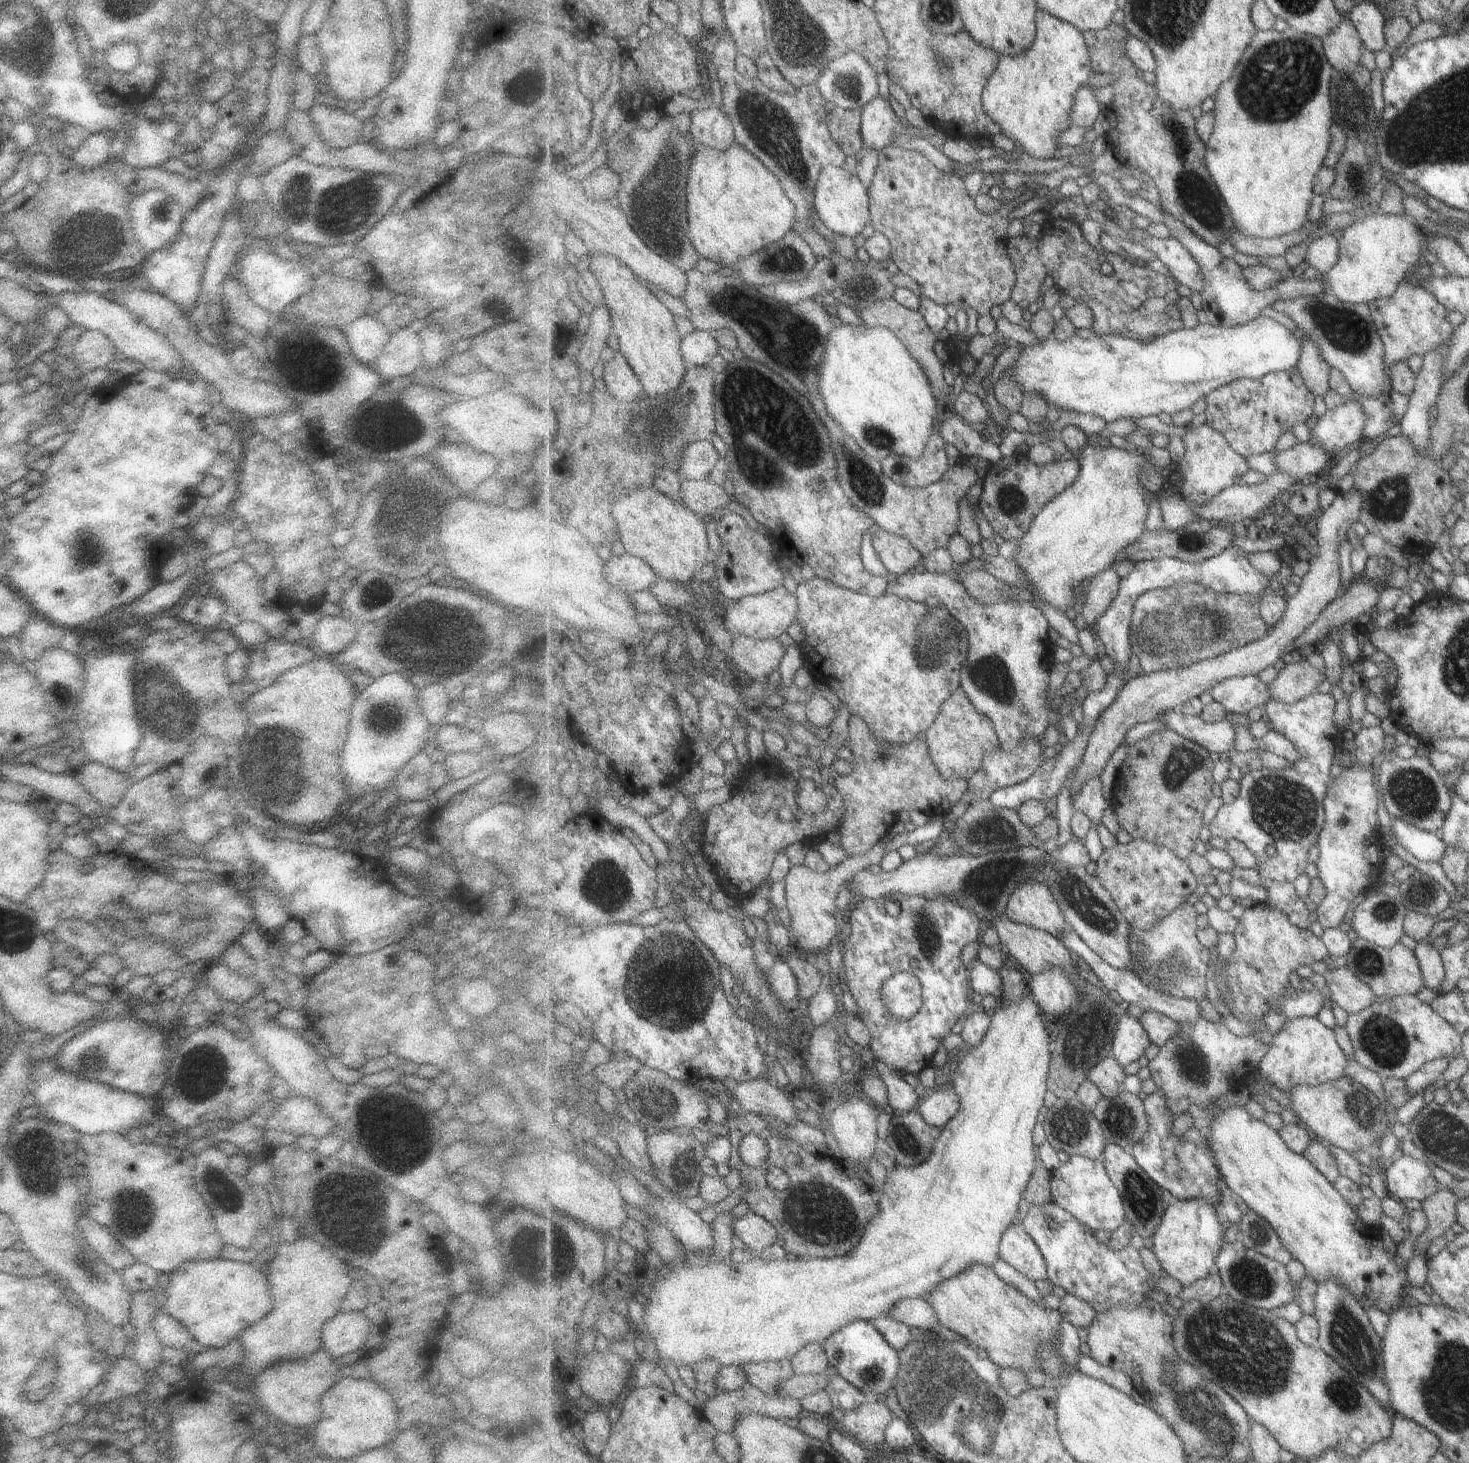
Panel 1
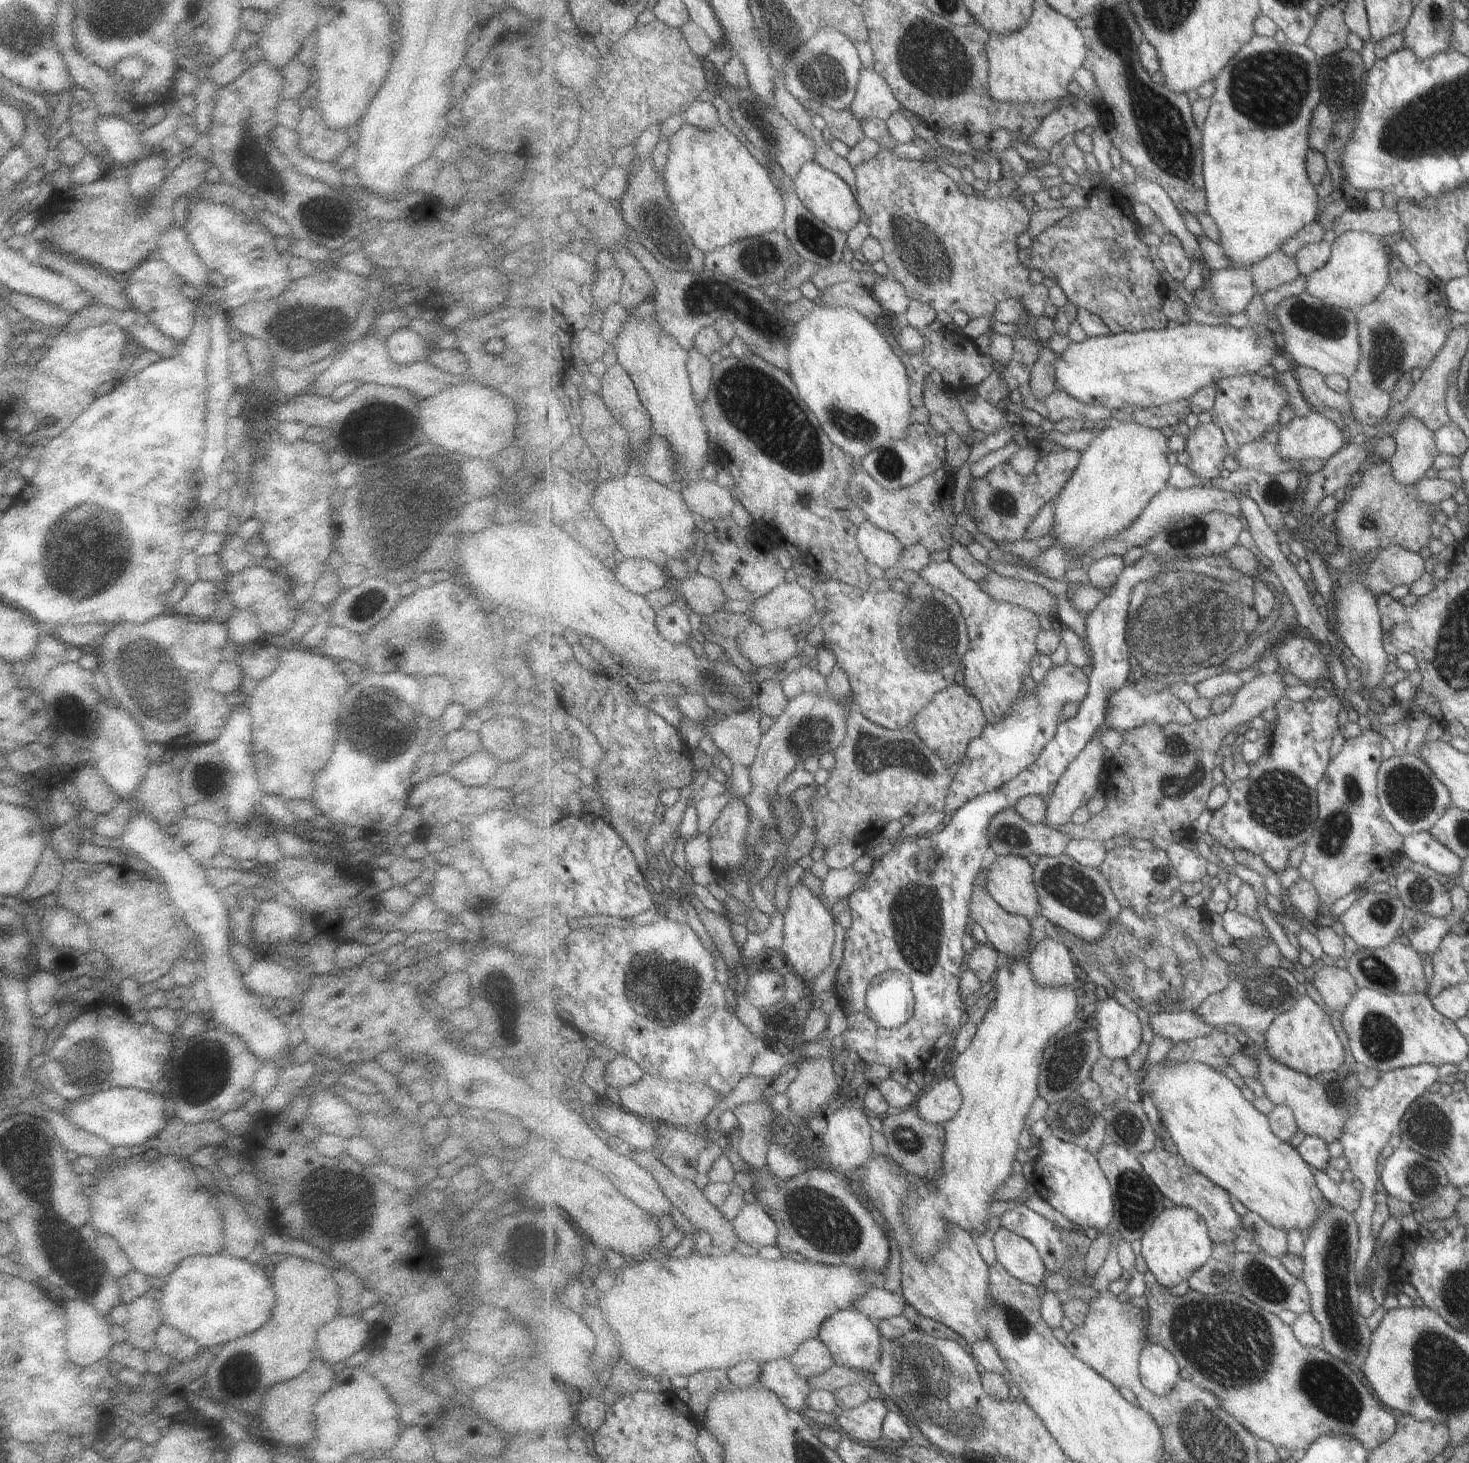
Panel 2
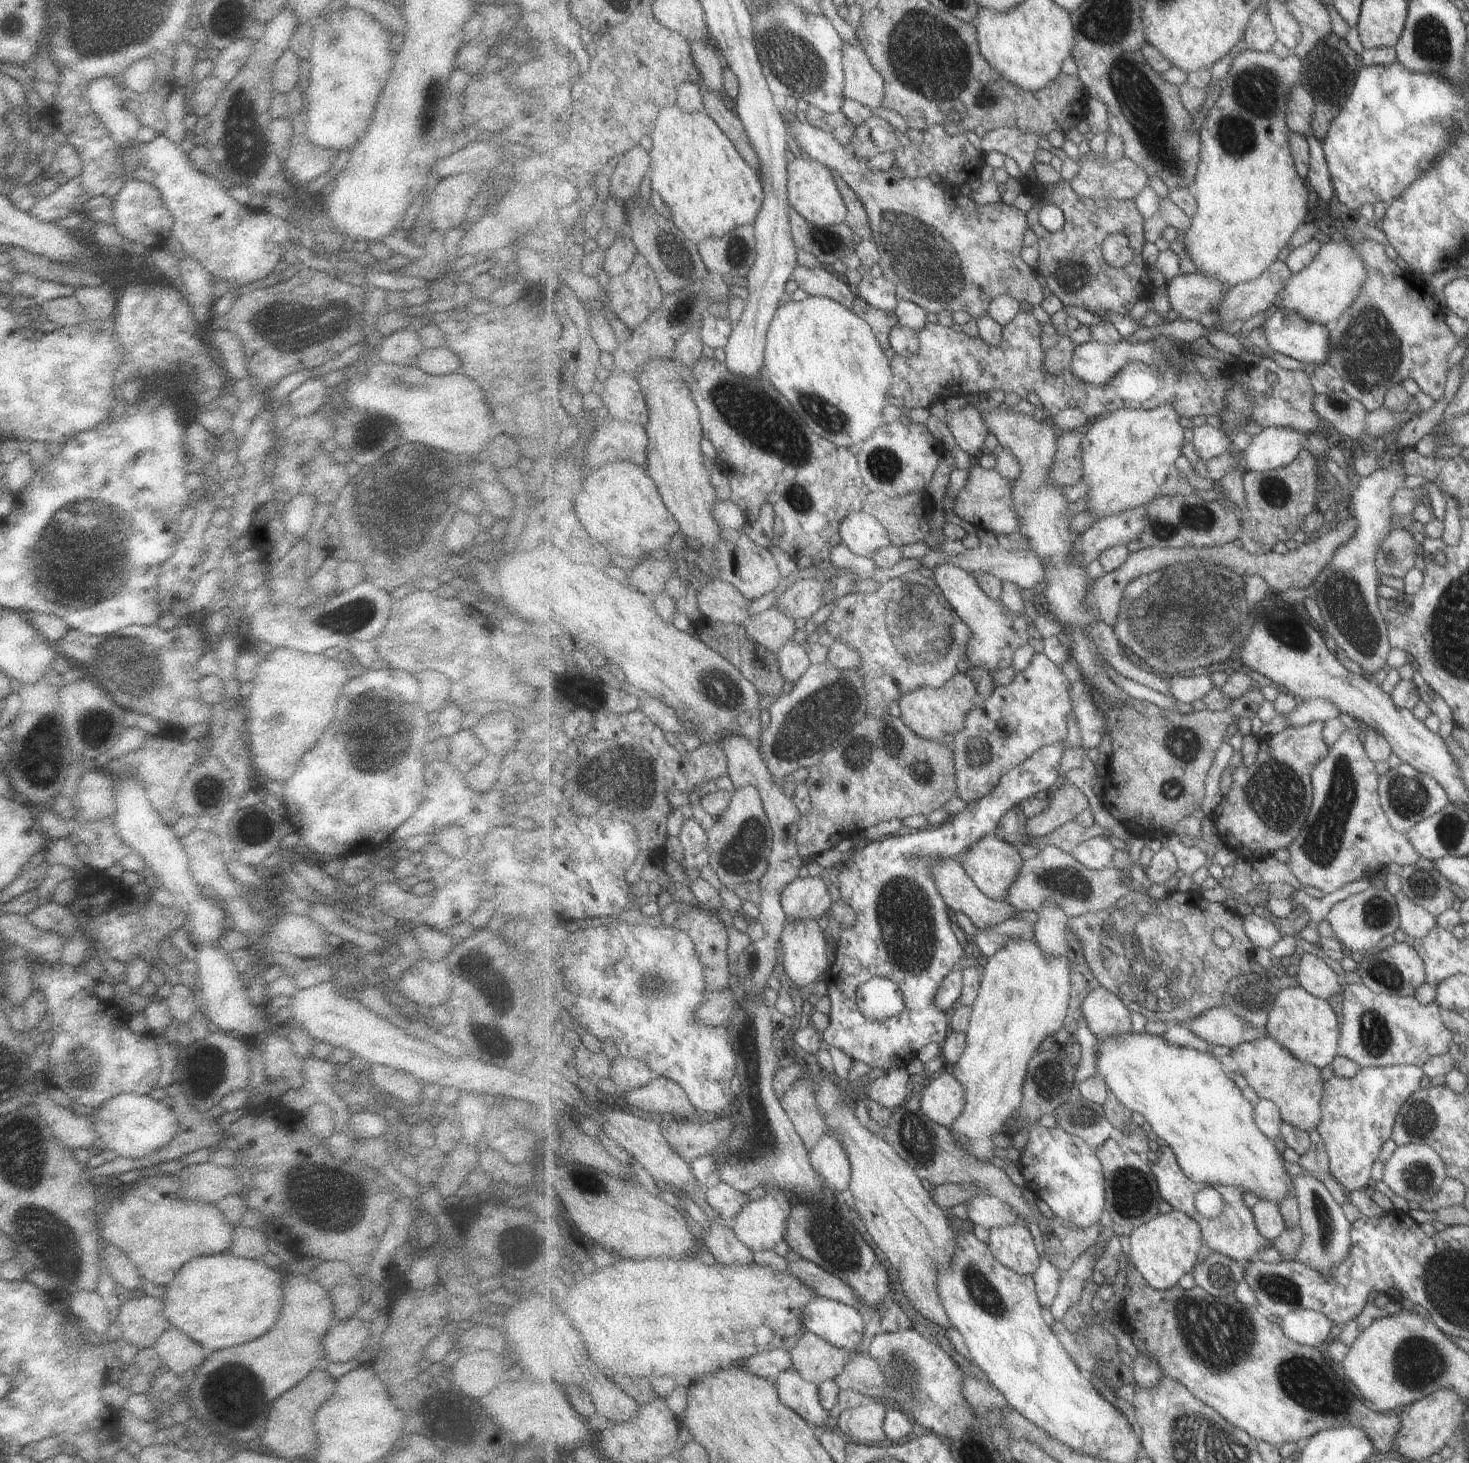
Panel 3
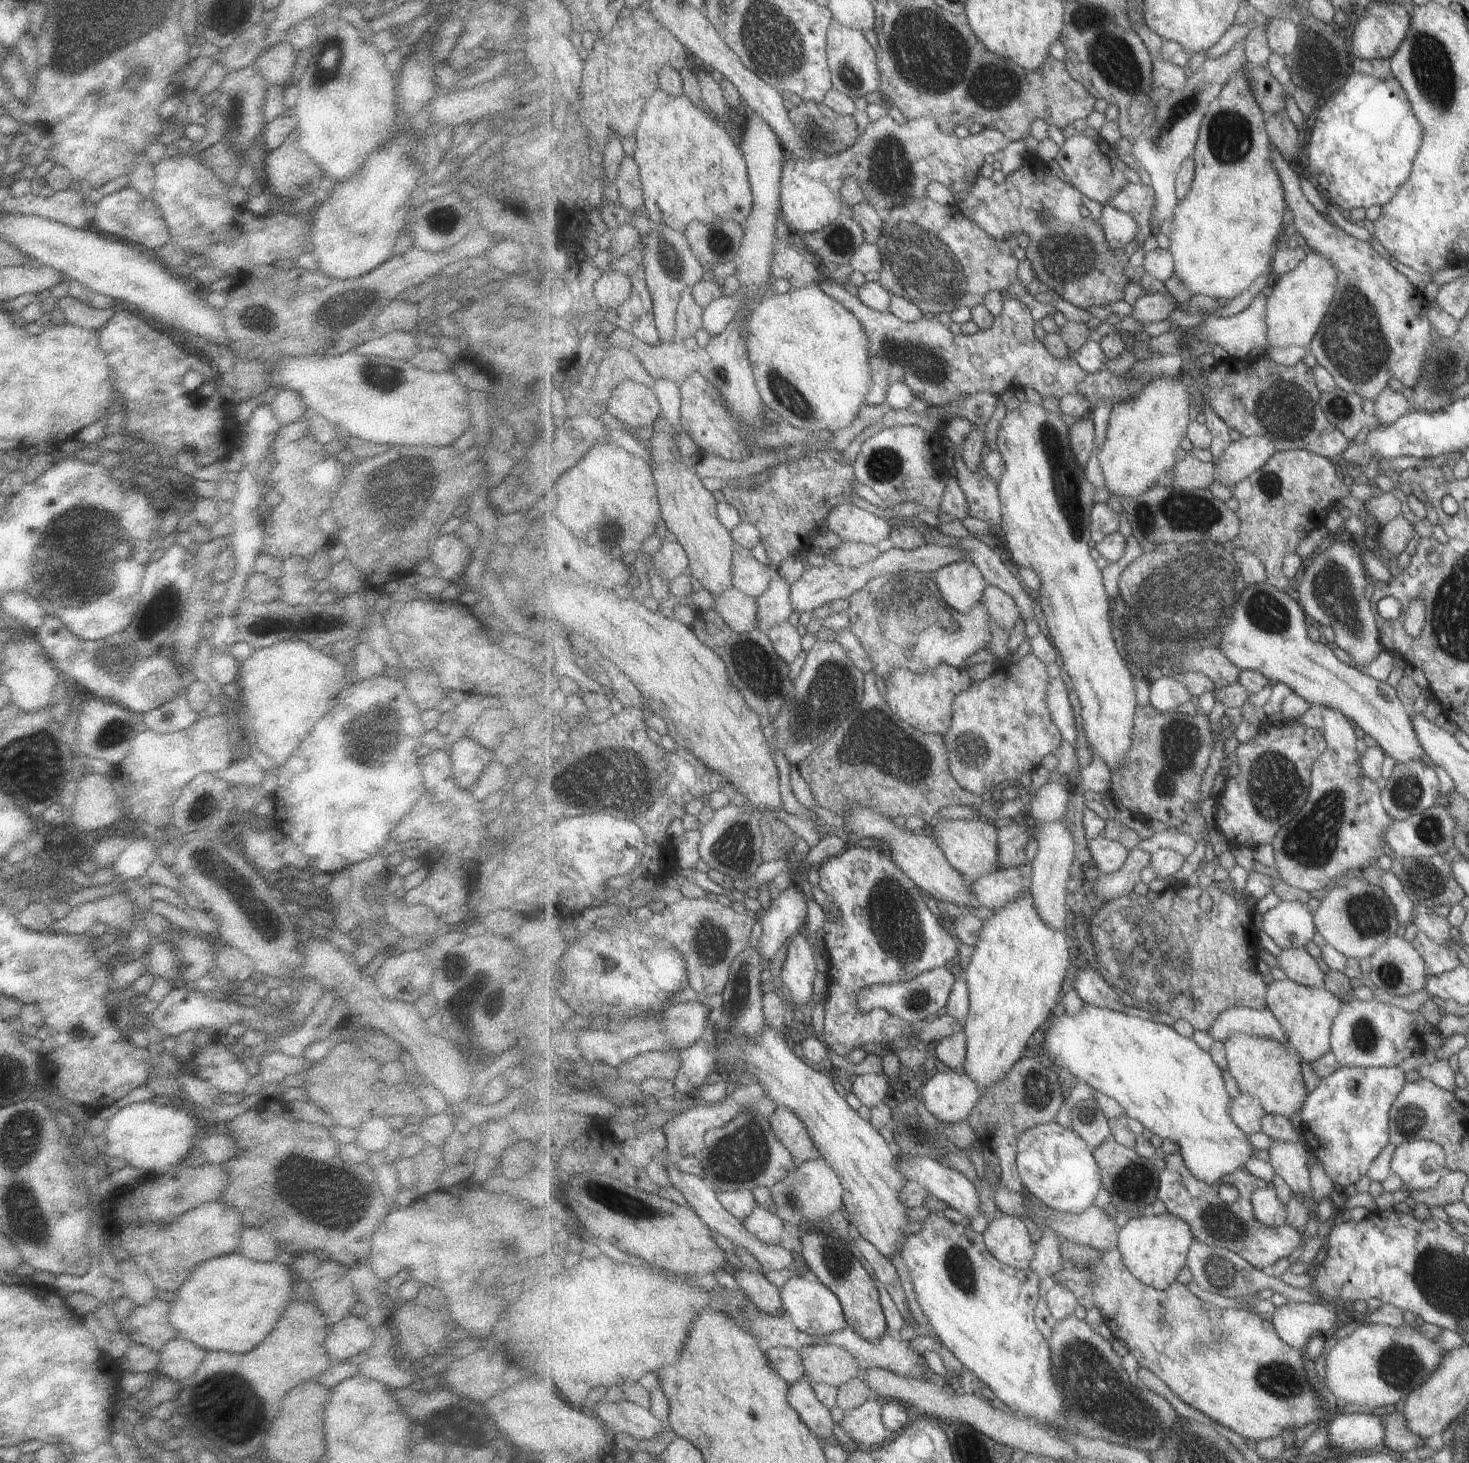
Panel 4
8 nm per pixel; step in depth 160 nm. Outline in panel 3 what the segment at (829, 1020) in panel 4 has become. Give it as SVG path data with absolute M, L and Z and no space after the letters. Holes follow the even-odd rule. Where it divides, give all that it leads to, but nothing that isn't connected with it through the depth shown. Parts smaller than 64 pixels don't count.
M1069 742L1040 748L1025 762L1010 770L999 784L982 799L968 803L962 811L951 816L942 825L911 830L910 833L896 833L885 836L882 841L876 840L855 852L853 858L842 864L837 876L842 899L856 912L855 922L850 927L840 930L840 937L835 947L835 961L825 974L825 984L831 1000L829 1014L830 1025L822 1031L826 1047L831 1046L845 1051L855 1060L861 1060L872 1067L887 1070L904 1068L917 1058L917 1052L936 1042L942 1044L949 1036L949 1014L936 1007L936 996L942 983L948 978L955 966L963 965L961 958L967 956L961 942L953 930L953 910L941 896L932 877L932 865L940 859L961 860L968 849L975 847L989 834L996 831L999 820L1025 799L1035 795L1048 795L1057 786L1063 776L1062 761L1069 749ZM875 977L889 977L899 983L906 998L906 1013L899 1018L881 1021L870 1021L858 1008L856 992L862 984Z

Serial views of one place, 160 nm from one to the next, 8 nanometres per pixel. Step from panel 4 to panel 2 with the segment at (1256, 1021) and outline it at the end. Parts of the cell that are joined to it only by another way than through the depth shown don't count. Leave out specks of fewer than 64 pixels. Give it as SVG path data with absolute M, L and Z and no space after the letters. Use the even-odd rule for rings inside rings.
M1179 1011L1176 1013L1155 1013L1149 1016L1149 1026L1152 1029L1154 1036L1160 1036L1175 1043L1188 1041L1194 1038L1199 1038L1200 1036L1205 1036L1215 1029L1213 1025L1207 1024L1203 1019L1200 1019L1196 1015L1196 1012L1191 1011Z

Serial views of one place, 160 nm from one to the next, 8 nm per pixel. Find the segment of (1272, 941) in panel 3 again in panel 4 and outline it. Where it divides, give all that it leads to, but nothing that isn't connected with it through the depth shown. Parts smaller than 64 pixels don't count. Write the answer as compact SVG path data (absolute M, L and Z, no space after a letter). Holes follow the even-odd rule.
M1281 899L1262 916L1262 931L1281 949L1303 948L1315 936L1314 915L1303 902Z

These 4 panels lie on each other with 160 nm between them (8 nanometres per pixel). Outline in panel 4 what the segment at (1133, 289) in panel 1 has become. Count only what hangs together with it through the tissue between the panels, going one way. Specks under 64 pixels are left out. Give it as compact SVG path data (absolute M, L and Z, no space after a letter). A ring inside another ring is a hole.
M1035 154L1031 155L1034 156L1029 156L1025 160L1025 164L1013 173L1009 173L1001 184L980 175L976 184L973 184L970 189L967 198L956 204L957 210L961 212L961 216L965 216L971 222L974 221L977 226L981 226L995 240L1008 240L1007 238L1021 233L1027 235L1030 238L1030 245L1025 251L1035 276L1051 288L1054 295L1061 296L1071 305L1087 310L1091 306L1105 307L1111 302L1123 300L1125 286L1130 283L1128 276L1125 276L1125 266L1127 266L1129 258L1151 236L1150 217L1156 200L1154 189L1144 179L1137 184L1129 182L1125 188L1119 188L1119 192L1109 198L1109 206L1131 214L1139 226L1139 232L1131 244L1127 244L1123 248L1113 248L1106 238L1100 220L1105 204L1088 198L1081 190L1066 180L1053 178L1047 170L1045 161ZM1041 214L1047 214L1047 220L1041 220Z

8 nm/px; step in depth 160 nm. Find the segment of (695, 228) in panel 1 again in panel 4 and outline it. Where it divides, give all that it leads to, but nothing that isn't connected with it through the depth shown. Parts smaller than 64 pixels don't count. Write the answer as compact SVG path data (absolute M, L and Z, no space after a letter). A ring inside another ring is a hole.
M659 88L643 106L641 124L637 128L637 152L633 160L639 164L647 217L656 224L665 224L678 232L693 222L734 221L745 224L752 215L754 196L748 176L745 156L740 146L729 136L729 127L717 121L689 96L674 96Z

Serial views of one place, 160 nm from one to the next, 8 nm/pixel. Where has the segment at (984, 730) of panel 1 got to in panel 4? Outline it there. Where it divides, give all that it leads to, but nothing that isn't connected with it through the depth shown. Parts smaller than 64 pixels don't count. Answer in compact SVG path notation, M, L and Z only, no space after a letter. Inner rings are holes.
M941 662L935 670L923 670L923 672L896 667L891 670L889 676L884 677L884 697L892 712L909 725L925 733L945 735L953 721L952 707L955 696L969 690L973 682L966 667L956 668L947 662Z

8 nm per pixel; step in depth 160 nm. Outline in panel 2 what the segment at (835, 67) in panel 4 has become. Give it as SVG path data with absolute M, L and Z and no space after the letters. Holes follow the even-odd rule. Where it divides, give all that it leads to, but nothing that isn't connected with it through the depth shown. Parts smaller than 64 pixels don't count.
M874 68L862 69L856 99L852 102L851 110L859 120L873 116L887 120L891 115L905 111L888 81Z

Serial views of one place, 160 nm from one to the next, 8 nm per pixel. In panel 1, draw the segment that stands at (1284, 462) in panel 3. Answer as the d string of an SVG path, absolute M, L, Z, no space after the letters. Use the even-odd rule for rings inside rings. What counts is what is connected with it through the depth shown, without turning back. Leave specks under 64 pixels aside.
M1347 398L1338 407L1318 417L1317 424L1310 431L1309 441L1336 458L1365 440L1367 420L1363 407L1356 400Z

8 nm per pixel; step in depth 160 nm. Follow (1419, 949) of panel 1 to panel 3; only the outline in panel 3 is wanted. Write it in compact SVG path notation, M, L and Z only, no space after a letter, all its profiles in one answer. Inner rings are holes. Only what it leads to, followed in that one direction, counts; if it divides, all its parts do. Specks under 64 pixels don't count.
M1402 890L1395 895L1400 908L1400 928L1416 939L1426 937L1438 926L1436 916L1415 904Z

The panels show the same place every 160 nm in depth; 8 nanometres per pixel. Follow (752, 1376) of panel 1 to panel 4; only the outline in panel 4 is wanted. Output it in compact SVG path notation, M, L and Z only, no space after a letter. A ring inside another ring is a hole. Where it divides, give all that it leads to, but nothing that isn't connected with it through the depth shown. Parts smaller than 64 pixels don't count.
M806 1376L791 1385L789 1404L817 1437L835 1441L832 1432L837 1423L831 1418L831 1410L816 1398L811 1381Z

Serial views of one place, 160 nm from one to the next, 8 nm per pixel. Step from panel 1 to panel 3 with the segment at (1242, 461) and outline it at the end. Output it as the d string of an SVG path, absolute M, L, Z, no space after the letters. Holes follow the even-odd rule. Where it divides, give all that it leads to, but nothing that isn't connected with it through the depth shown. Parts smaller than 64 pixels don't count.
M1207 423L1193 428L1192 442L1205 462L1221 456L1227 449L1234 446L1223 429Z

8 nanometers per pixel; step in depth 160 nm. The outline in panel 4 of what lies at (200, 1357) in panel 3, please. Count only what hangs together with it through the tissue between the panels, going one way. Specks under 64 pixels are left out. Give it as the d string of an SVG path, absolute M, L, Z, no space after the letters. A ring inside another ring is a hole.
M176 1334L162 1348L158 1369L161 1374L183 1384L183 1380L189 1380L195 1374L206 1352L203 1348Z

